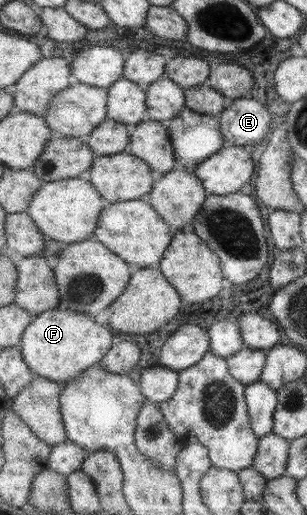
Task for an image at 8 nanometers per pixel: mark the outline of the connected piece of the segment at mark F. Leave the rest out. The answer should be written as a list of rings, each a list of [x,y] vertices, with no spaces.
[[[65,306],[48,310],[34,317],[21,341],[22,355],[33,373],[60,383],[78,379],[91,367],[99,366],[112,349],[114,330],[101,326],[87,313]]]

